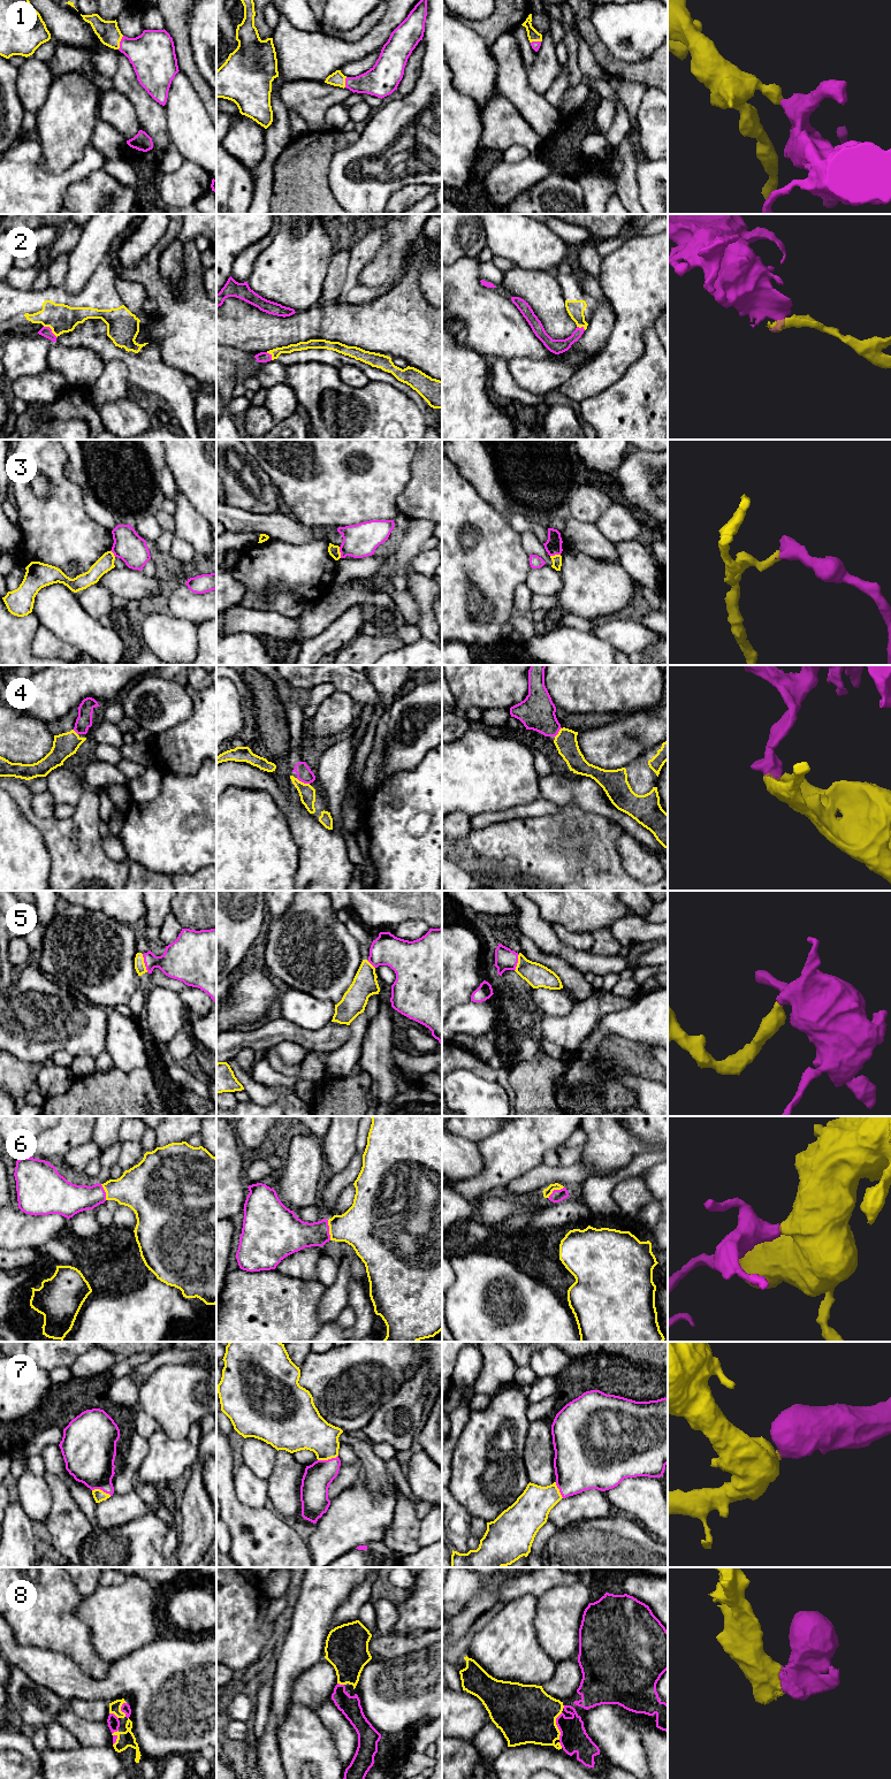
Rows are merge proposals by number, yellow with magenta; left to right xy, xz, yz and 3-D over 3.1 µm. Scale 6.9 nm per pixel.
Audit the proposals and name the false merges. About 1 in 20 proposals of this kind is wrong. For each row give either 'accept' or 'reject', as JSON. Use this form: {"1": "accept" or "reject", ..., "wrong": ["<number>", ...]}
{"1": "accept", "2": "accept", "3": "reject", "4": "accept", "5": "accept", "6": "accept", "7": "accept", "8": "accept", "wrong": ["3"]}

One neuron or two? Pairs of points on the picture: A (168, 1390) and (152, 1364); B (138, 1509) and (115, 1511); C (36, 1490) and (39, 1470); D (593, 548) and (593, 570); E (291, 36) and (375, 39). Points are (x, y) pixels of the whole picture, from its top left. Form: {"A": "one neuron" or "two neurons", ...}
{"A": "two neurons", "B": "one neuron", "C": "two neurons", "D": "two neurons", "E": "one neuron"}

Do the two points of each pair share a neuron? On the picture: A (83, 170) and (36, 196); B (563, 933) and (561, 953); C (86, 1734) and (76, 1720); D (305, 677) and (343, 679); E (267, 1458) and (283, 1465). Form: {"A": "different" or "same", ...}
{"A": "same", "B": "different", "C": "same", "D": "same", "E": "different"}

